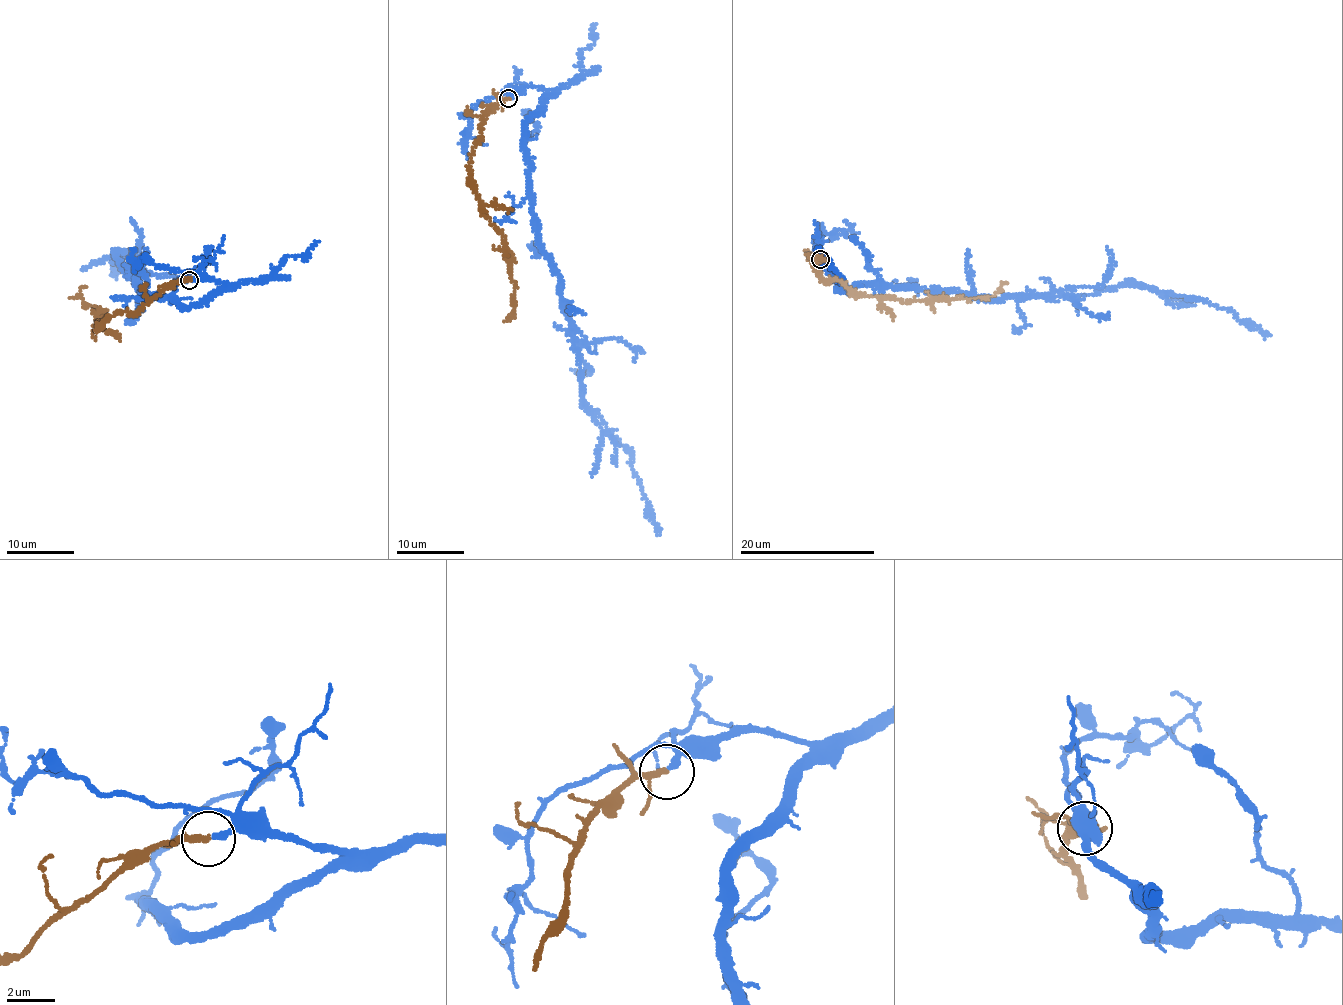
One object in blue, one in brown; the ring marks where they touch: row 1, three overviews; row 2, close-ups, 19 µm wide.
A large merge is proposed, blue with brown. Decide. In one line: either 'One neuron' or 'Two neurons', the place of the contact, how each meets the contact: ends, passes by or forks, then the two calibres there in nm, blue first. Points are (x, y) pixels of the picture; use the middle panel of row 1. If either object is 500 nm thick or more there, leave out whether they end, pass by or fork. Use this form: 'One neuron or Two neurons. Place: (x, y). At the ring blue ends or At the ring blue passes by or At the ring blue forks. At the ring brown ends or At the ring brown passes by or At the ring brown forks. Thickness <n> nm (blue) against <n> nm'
One neuron. Place: (508, 98). At the ring blue ends. At the ring brown passes by. Thickness 240 nm (blue) against 180 nm

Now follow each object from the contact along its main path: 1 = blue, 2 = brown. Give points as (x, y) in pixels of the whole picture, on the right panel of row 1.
1: (820, 259), (840, 290), (915, 285), (994, 300), (1096, 295), (1129, 284), (1145, 285), (1230, 309), (1271, 336)
2: (820, 259), (815, 256), (814, 262), (823, 280), (832, 277), (855, 292), (905, 302), (994, 296), (1008, 282)

